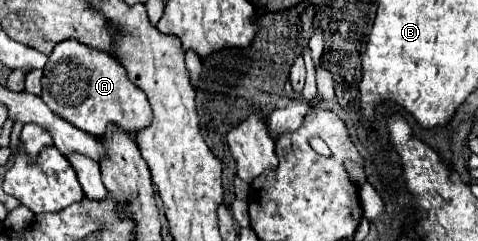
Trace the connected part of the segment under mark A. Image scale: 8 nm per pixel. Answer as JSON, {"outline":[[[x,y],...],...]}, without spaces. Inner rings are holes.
{"outline":[[[59,41],[53,47],[53,53],[49,55],[49,61],[43,69],[41,87],[41,99],[53,113],[95,137],[103,135],[109,123],[117,123],[125,131],[135,133],[147,127],[153,117],[149,99],[141,89],[137,89],[137,85],[127,79],[125,67],[111,53],[89,49],[89,45],[81,45],[81,41]],[[61,69],[63,77],[57,75],[53,79],[53,73],[59,73]]]}

